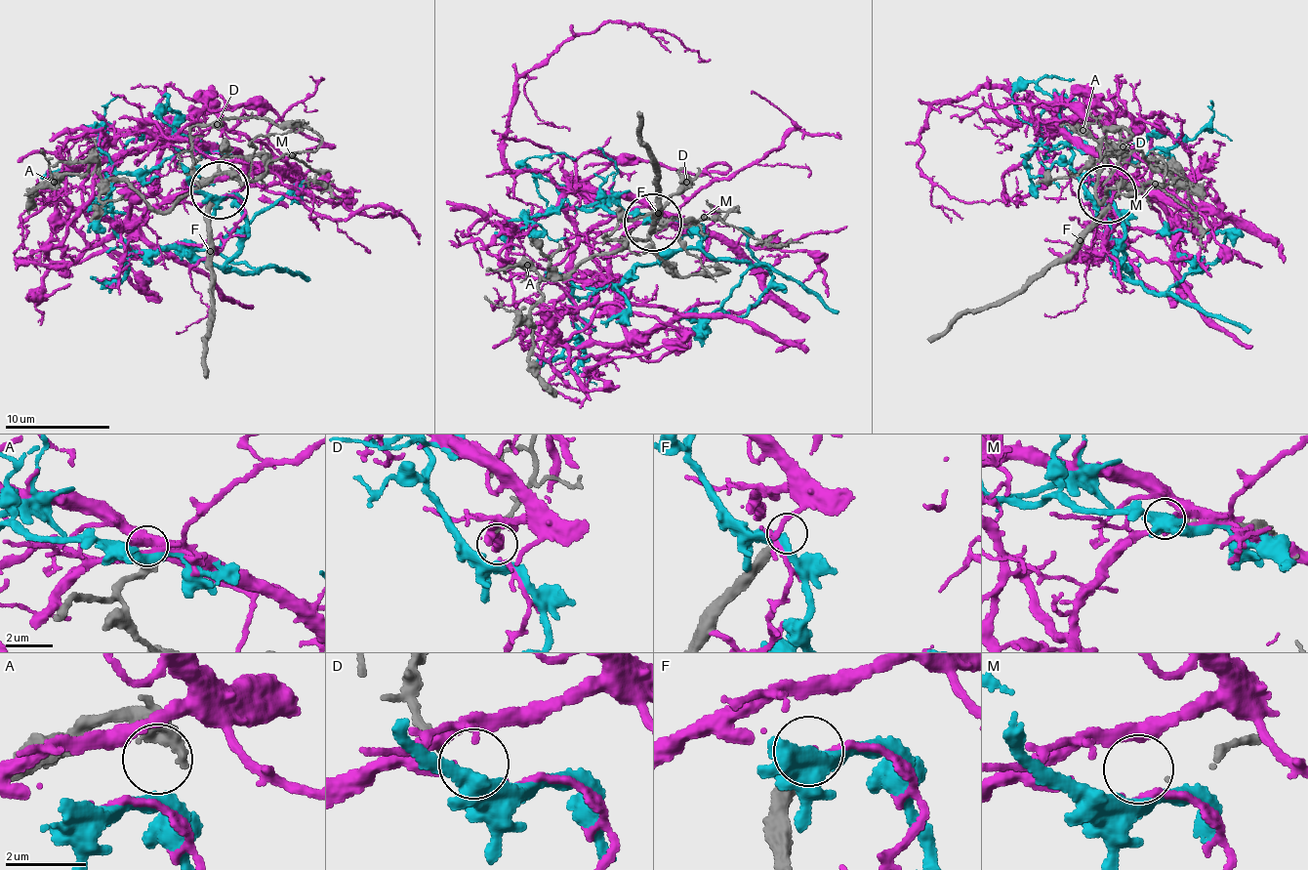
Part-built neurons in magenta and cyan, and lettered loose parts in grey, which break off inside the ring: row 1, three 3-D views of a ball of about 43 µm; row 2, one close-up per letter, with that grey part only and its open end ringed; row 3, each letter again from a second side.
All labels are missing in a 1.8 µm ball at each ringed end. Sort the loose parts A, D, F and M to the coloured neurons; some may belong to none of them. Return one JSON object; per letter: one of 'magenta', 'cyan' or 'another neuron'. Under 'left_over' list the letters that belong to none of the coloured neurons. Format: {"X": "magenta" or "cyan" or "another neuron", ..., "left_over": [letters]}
{"A": "another neuron", "D": "cyan", "F": "another neuron", "M": "another neuron", "left_over": ["A", "F", "M"]}

